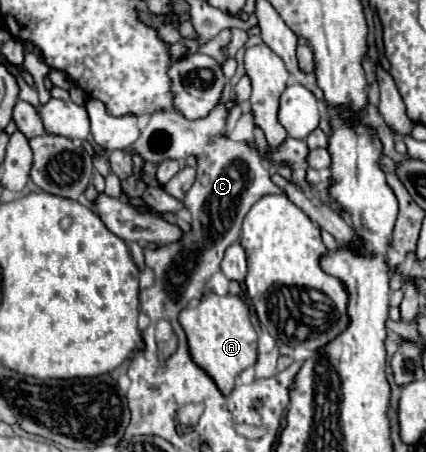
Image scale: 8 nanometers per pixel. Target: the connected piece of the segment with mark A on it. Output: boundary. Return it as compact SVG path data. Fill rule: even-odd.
M206 294L196 308L184 308L178 316L186 336L194 362L204 368L222 394L230 394L236 376L256 362L258 334L250 322L250 312L240 296Z

